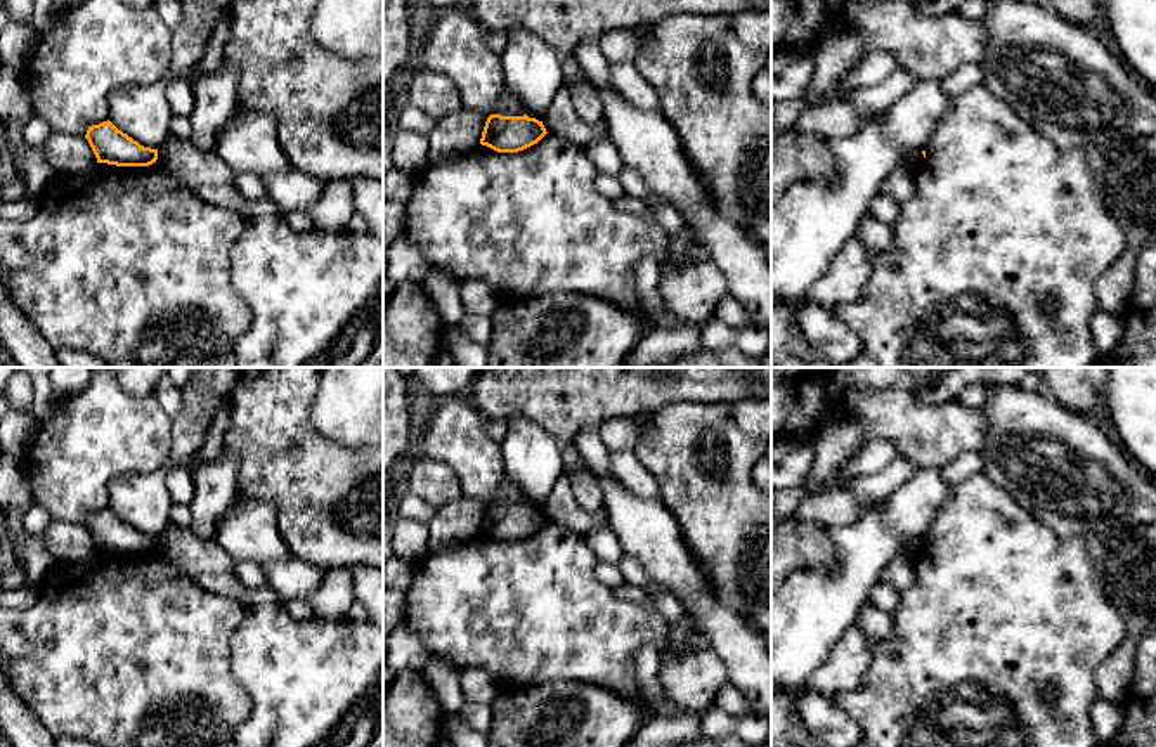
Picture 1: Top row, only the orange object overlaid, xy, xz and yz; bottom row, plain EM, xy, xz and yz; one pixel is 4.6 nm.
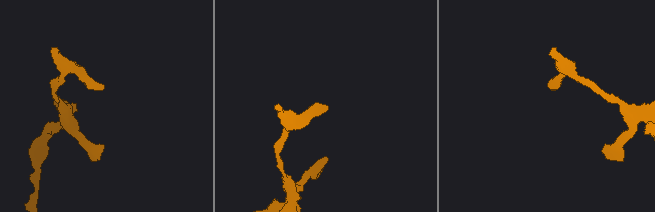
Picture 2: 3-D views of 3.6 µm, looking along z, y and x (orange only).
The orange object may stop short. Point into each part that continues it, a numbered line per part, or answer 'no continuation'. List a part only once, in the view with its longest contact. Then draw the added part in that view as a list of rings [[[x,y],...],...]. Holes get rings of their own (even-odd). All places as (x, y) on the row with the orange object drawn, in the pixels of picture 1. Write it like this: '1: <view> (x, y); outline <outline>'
no continuation

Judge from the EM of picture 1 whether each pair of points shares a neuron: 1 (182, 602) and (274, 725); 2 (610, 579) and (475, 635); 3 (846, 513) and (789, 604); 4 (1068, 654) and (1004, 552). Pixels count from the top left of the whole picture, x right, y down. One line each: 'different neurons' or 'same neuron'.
1: different neurons
2: different neurons
3: different neurons
4: same neuron

